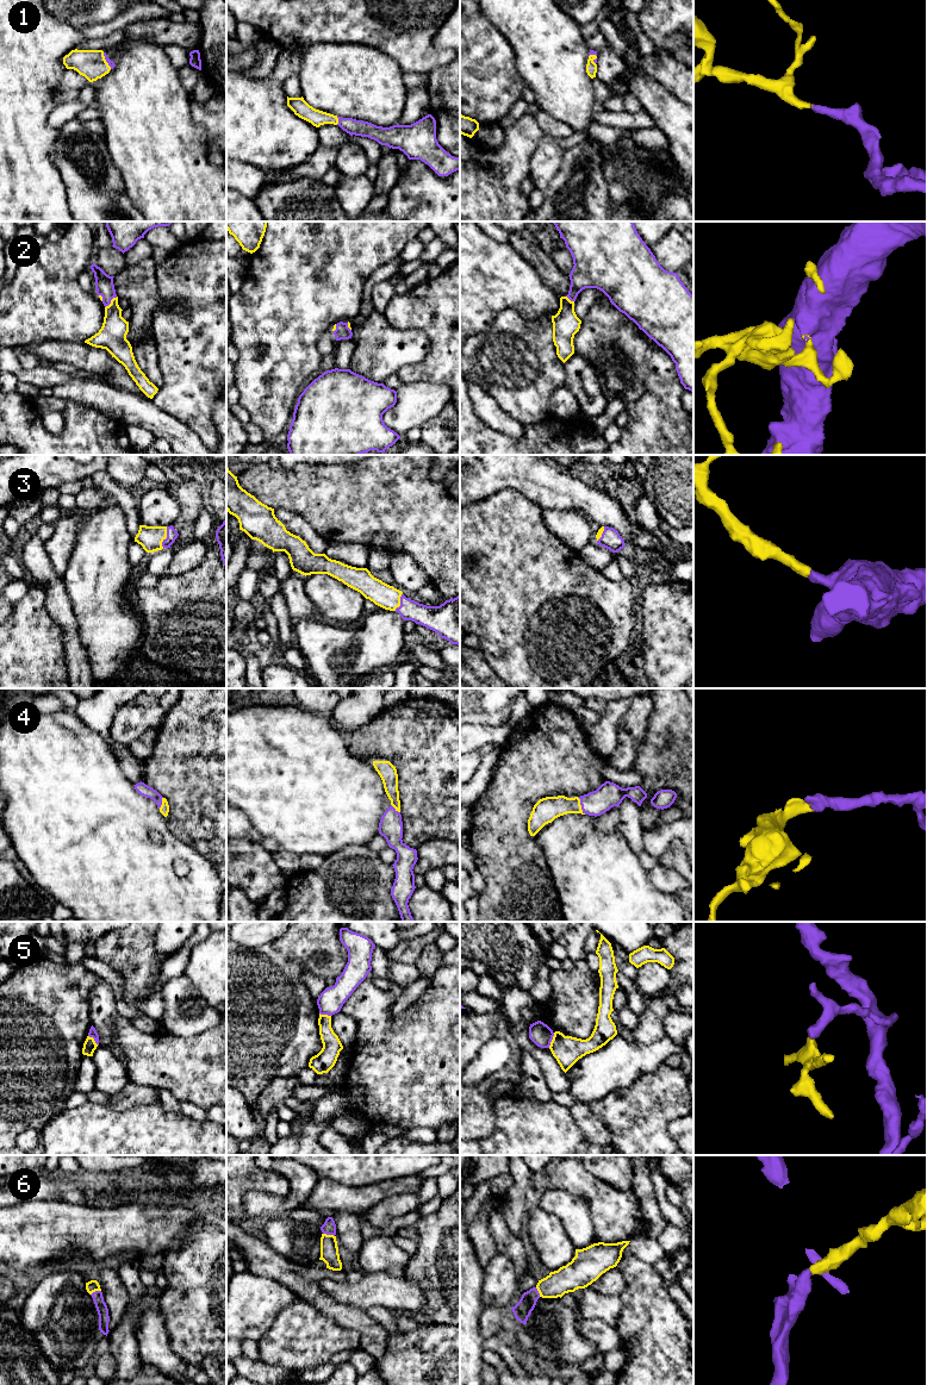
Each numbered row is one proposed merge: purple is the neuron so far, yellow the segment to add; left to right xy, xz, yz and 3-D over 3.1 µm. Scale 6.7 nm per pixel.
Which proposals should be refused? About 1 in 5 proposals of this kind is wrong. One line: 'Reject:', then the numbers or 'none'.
Reject: 5

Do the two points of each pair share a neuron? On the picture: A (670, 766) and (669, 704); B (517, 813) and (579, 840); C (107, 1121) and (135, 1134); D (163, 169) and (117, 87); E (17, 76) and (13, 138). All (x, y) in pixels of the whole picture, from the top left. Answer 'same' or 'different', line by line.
A: same
B: different
C: same
D: same
E: same

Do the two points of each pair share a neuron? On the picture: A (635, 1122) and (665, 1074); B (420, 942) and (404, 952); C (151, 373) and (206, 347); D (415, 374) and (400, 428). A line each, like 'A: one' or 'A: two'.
A: one
B: one
C: two
D: two

